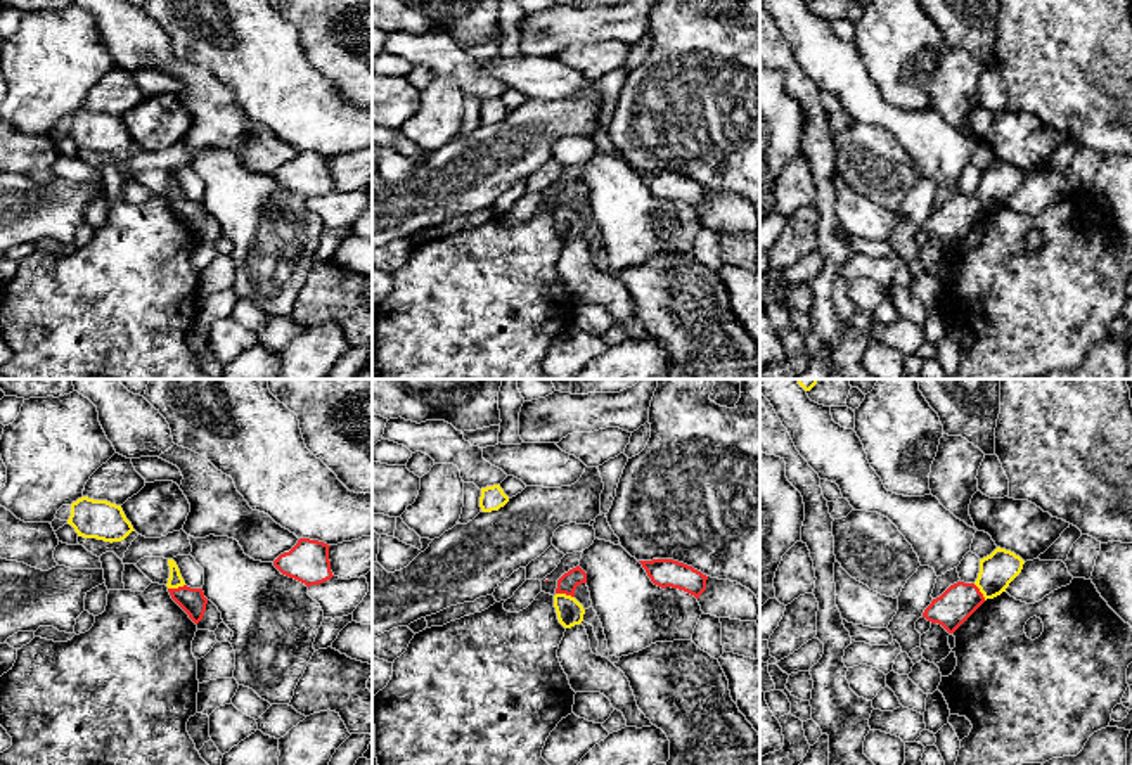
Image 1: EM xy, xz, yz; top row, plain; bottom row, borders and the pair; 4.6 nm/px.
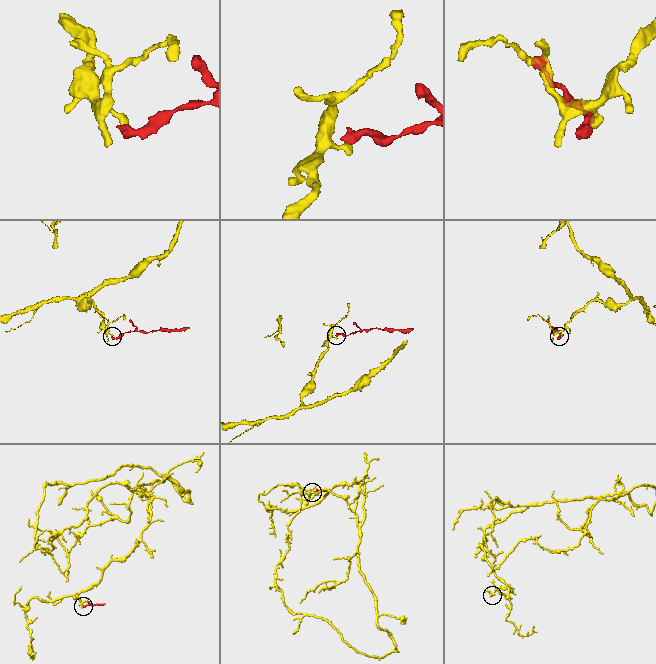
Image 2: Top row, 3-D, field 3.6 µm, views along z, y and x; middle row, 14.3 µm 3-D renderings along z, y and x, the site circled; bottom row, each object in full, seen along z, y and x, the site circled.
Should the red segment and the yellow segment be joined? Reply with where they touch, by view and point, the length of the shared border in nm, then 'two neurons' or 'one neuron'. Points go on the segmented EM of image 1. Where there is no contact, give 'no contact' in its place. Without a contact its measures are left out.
contact xz (565, 592); length 90 nm; two neurons

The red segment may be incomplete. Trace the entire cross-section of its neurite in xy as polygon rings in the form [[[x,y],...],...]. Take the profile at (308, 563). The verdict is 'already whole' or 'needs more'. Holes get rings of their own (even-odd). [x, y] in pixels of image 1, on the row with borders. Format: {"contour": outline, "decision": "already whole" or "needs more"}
{"contour": [[[299,538],[289,552],[280,554],[273,561],[273,566],[282,575],[306,587],[320,585],[334,576],[331,571],[329,547],[318,540]]], "decision": "already whole"}

